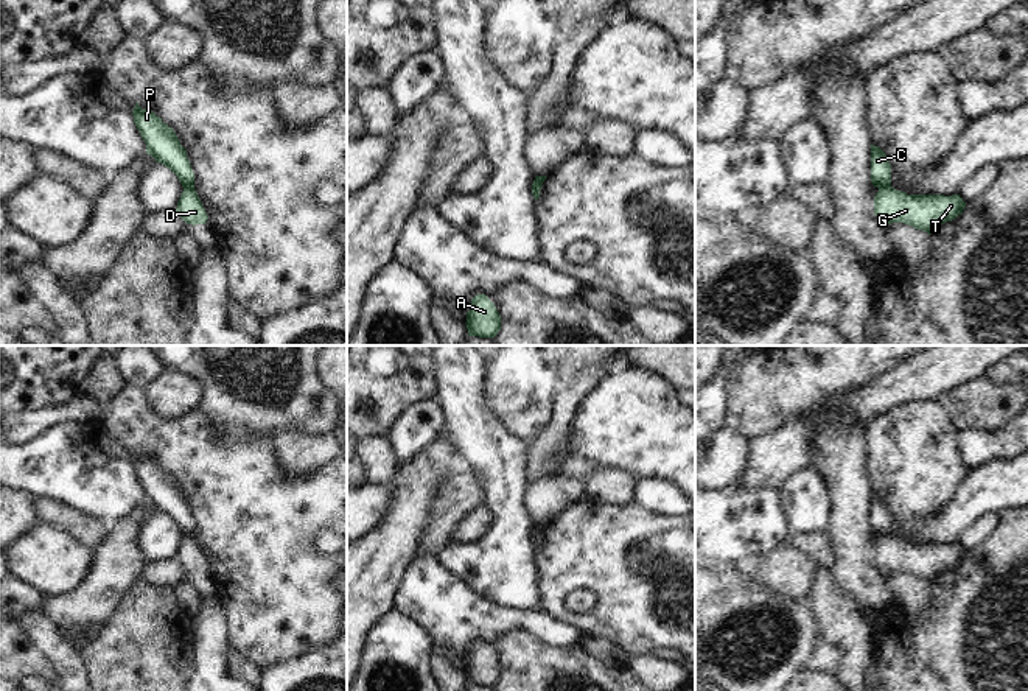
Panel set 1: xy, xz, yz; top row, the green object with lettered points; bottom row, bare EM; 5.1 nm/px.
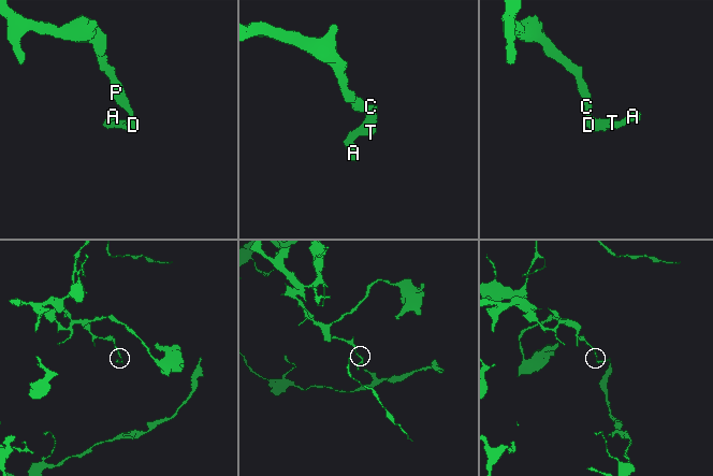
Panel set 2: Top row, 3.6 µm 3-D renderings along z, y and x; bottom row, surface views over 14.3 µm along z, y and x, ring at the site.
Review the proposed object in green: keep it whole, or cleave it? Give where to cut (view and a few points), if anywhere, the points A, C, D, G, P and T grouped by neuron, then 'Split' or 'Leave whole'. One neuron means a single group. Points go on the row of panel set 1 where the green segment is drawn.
Split along yz (891, 187), (879, 189). Groups: A D G T / C P. Split.

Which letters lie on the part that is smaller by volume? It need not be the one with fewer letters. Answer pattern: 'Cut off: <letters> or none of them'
Cut off: A, D, G, T

